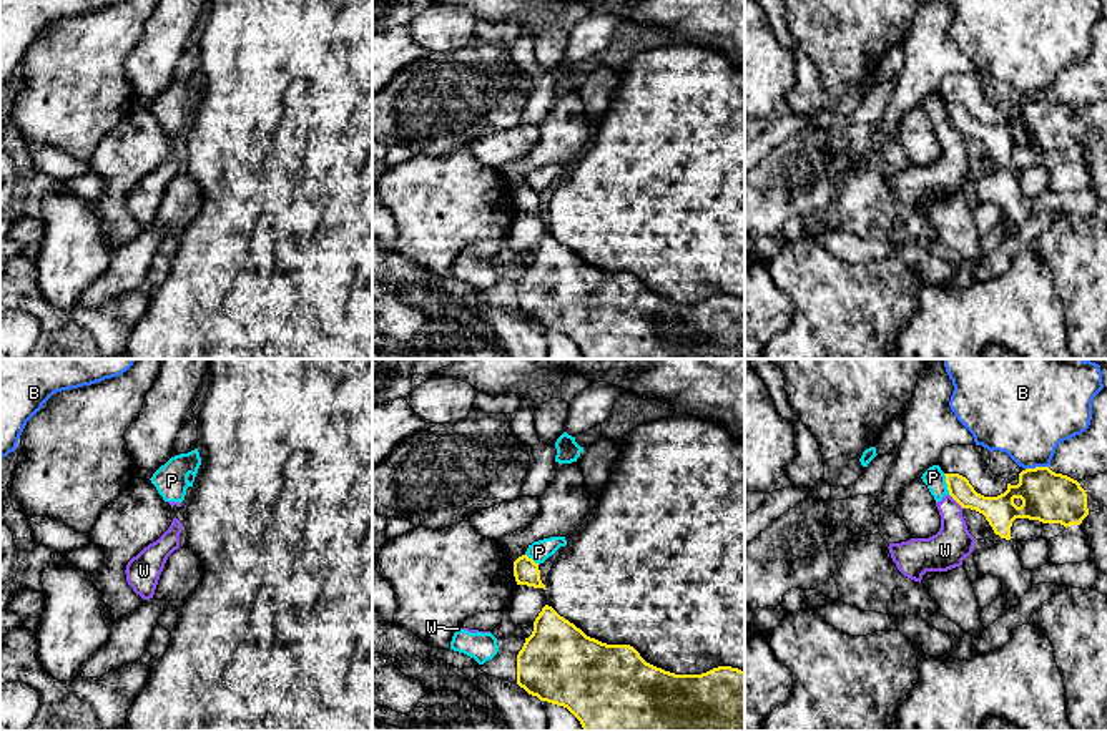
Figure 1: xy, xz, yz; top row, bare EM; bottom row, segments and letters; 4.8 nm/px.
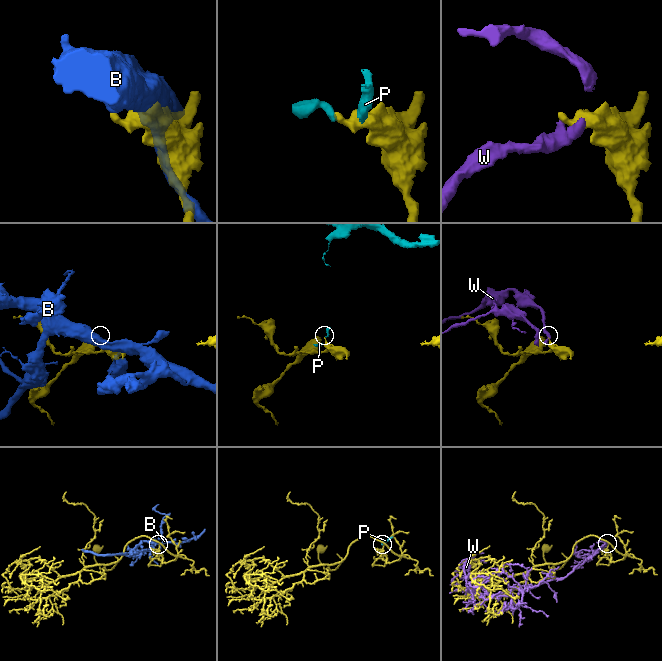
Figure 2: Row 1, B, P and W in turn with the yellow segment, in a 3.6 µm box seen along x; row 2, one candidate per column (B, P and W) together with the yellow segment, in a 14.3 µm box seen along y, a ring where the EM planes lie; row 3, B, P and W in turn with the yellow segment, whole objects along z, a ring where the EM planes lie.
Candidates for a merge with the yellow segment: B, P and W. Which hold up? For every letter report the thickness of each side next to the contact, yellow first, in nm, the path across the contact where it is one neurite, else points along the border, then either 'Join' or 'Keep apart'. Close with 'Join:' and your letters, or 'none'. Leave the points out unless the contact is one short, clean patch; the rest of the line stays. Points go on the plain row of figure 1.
B: Thickness 240 nm (yellow) against 400 nm. Keep apart
P: Thickness 110 nm (yellow) against 100 nm. Boundary: yz (943, 102), (949, 122). Keep apart
W: Thickness 150 nm (yellow) against 190 nm. Boundary: yz (949, 122), (963, 135). Keep apart
Join: none

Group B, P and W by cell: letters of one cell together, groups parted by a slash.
B / P W

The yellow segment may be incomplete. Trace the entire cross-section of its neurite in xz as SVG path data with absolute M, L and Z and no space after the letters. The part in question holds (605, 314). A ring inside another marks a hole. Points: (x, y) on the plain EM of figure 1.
M545 233L517 282L517 312L529 322L567 336L583 359L745 359L745 299L718 294L701 302L675 302L647 291L630 272L607 272L587 264Z

